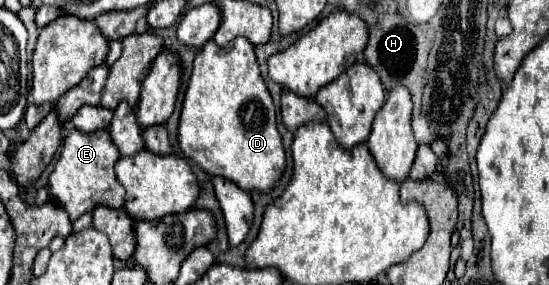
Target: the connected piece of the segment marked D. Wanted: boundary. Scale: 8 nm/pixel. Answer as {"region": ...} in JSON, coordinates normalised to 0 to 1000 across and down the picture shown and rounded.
{"region":[[[430,133],[412,168],[379,140],[357,189],[324,428],[324,512],[339,554],[390,618],[390,681],[412,779],[415,849],[434,863],[448,835],[463,758],[452,674],[495,667],[521,582],[503,456],[503,379],[474,267],[463,161],[448,133]]]}

